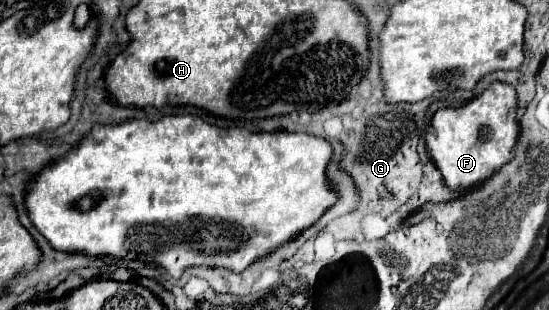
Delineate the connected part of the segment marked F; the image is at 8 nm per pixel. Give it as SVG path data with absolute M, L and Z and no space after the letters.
M494 82L484 94L476 96L468 104L464 104L460 108L440 108L434 114L434 118L430 122L430 128L428 128L428 134L426 134L426 144L428 144L428 152L430 152L432 162L442 172L444 182L450 190L460 192L460 190L472 188L476 184L482 184L496 170L500 170L504 164L508 164L512 160L518 130L520 130L516 112L518 112L518 94L516 94L516 90L506 82Z

